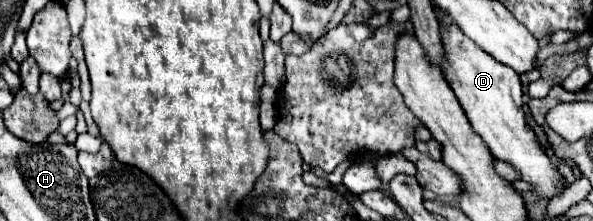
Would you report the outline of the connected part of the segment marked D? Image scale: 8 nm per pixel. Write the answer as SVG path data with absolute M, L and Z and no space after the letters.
M458 26L442 30L442 42L446 50L446 80L452 82L450 86L458 102L462 104L474 132L484 140L492 156L510 164L520 174L520 180L530 184L532 192L538 198L550 200L554 196L560 196L568 184L550 156L538 144L534 130L524 118L520 74L514 72L510 66L494 60L488 52L484 52L468 36L464 36Z

